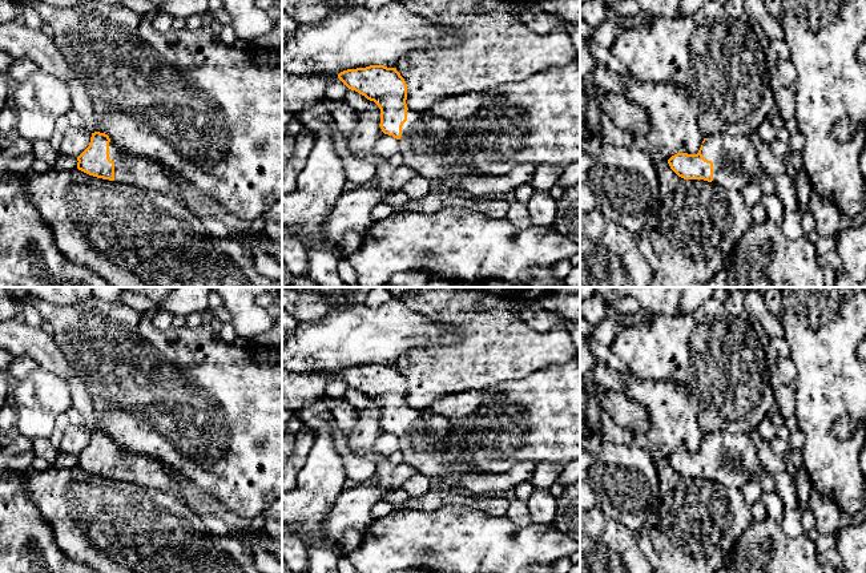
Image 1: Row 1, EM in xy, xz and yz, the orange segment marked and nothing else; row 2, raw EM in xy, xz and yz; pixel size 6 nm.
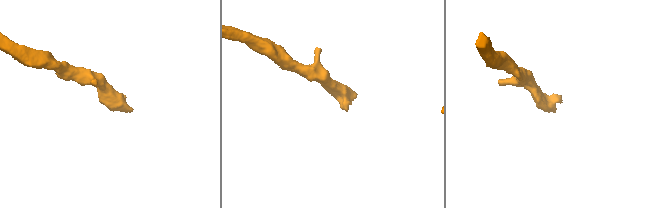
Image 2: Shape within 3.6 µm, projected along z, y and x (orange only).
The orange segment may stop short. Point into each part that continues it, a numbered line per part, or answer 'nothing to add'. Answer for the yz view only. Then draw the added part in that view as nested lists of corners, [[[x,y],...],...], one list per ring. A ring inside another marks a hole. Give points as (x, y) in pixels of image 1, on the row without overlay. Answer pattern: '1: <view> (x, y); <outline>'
1: yz (734, 458); [[[716,431],[706,435],[701,452],[713,460],[712,480],[732,489],[741,489],[750,476],[760,479],[765,469],[748,435]]]

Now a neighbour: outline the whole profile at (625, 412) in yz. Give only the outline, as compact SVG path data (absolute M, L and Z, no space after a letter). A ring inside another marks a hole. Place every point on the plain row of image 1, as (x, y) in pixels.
M607 390L601 396L604 412L621 428L632 432L644 432L648 424L648 412L637 401L632 400L628 392Z

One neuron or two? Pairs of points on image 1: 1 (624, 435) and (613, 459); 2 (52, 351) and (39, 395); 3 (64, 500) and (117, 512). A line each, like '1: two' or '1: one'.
1: two
2: two
3: one

